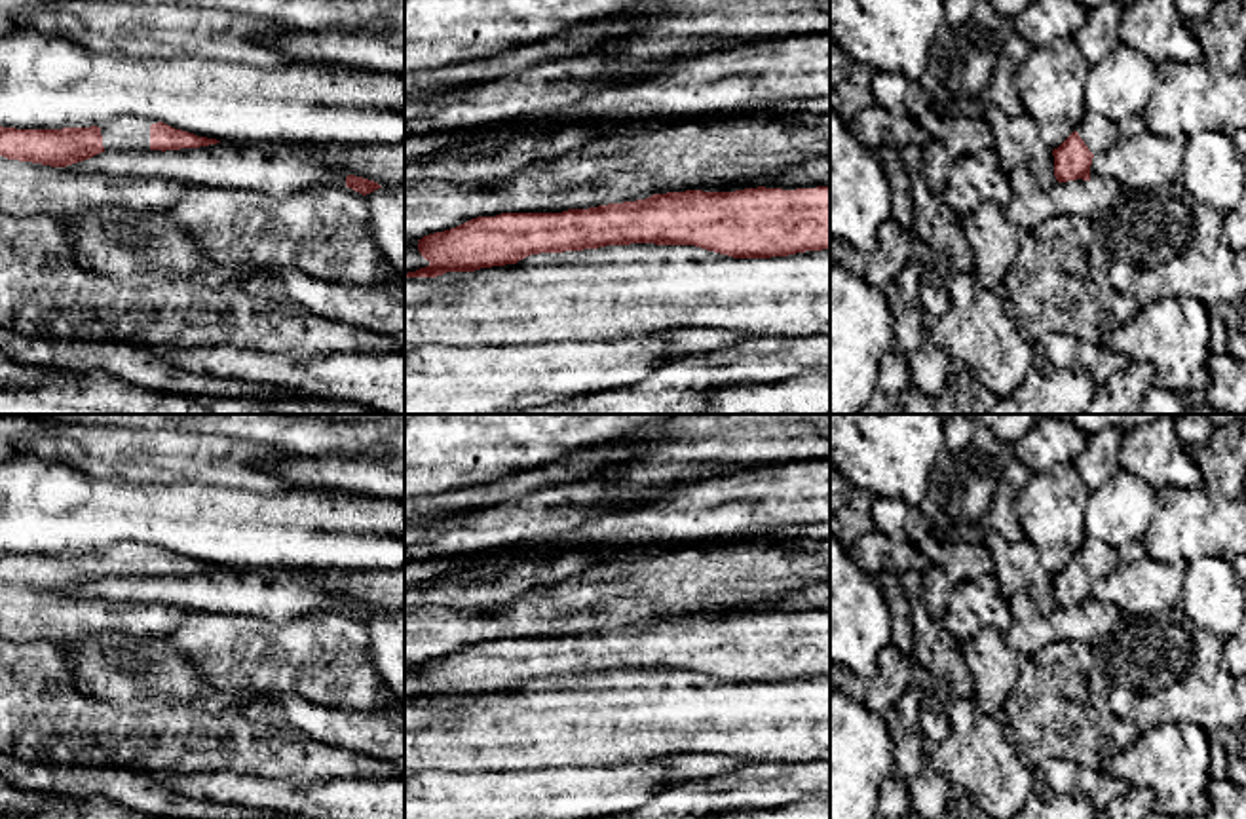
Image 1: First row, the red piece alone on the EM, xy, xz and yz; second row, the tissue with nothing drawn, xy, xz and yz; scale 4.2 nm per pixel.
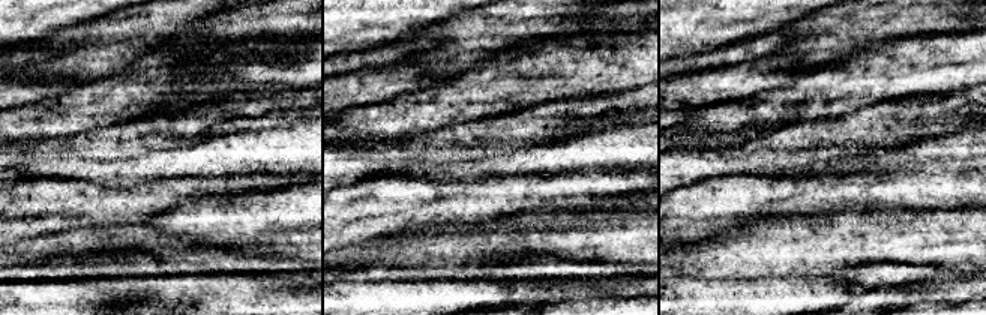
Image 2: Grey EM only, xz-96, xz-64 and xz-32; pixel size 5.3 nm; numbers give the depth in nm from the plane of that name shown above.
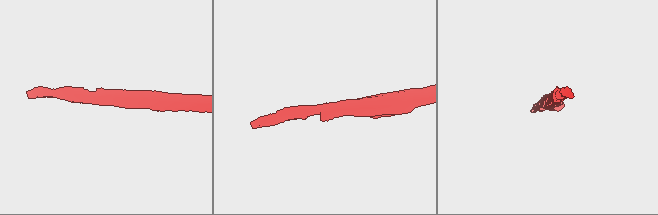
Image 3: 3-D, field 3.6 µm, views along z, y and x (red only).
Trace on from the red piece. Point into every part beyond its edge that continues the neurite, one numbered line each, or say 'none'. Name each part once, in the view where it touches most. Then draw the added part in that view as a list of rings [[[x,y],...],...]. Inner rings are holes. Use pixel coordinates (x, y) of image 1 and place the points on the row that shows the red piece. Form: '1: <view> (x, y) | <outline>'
1: xy (122, 133) | [[[122,114],[101,125],[104,152],[146,152],[150,150],[150,125],[160,120]]]

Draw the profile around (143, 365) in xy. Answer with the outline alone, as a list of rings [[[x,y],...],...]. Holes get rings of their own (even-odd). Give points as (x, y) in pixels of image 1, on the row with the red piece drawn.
[[[0,327],[0,352],[25,365],[44,365],[72,372],[95,372],[133,382],[161,393],[268,399],[289,395],[262,382],[192,372],[173,365],[160,348],[135,342],[89,342],[23,334]]]

